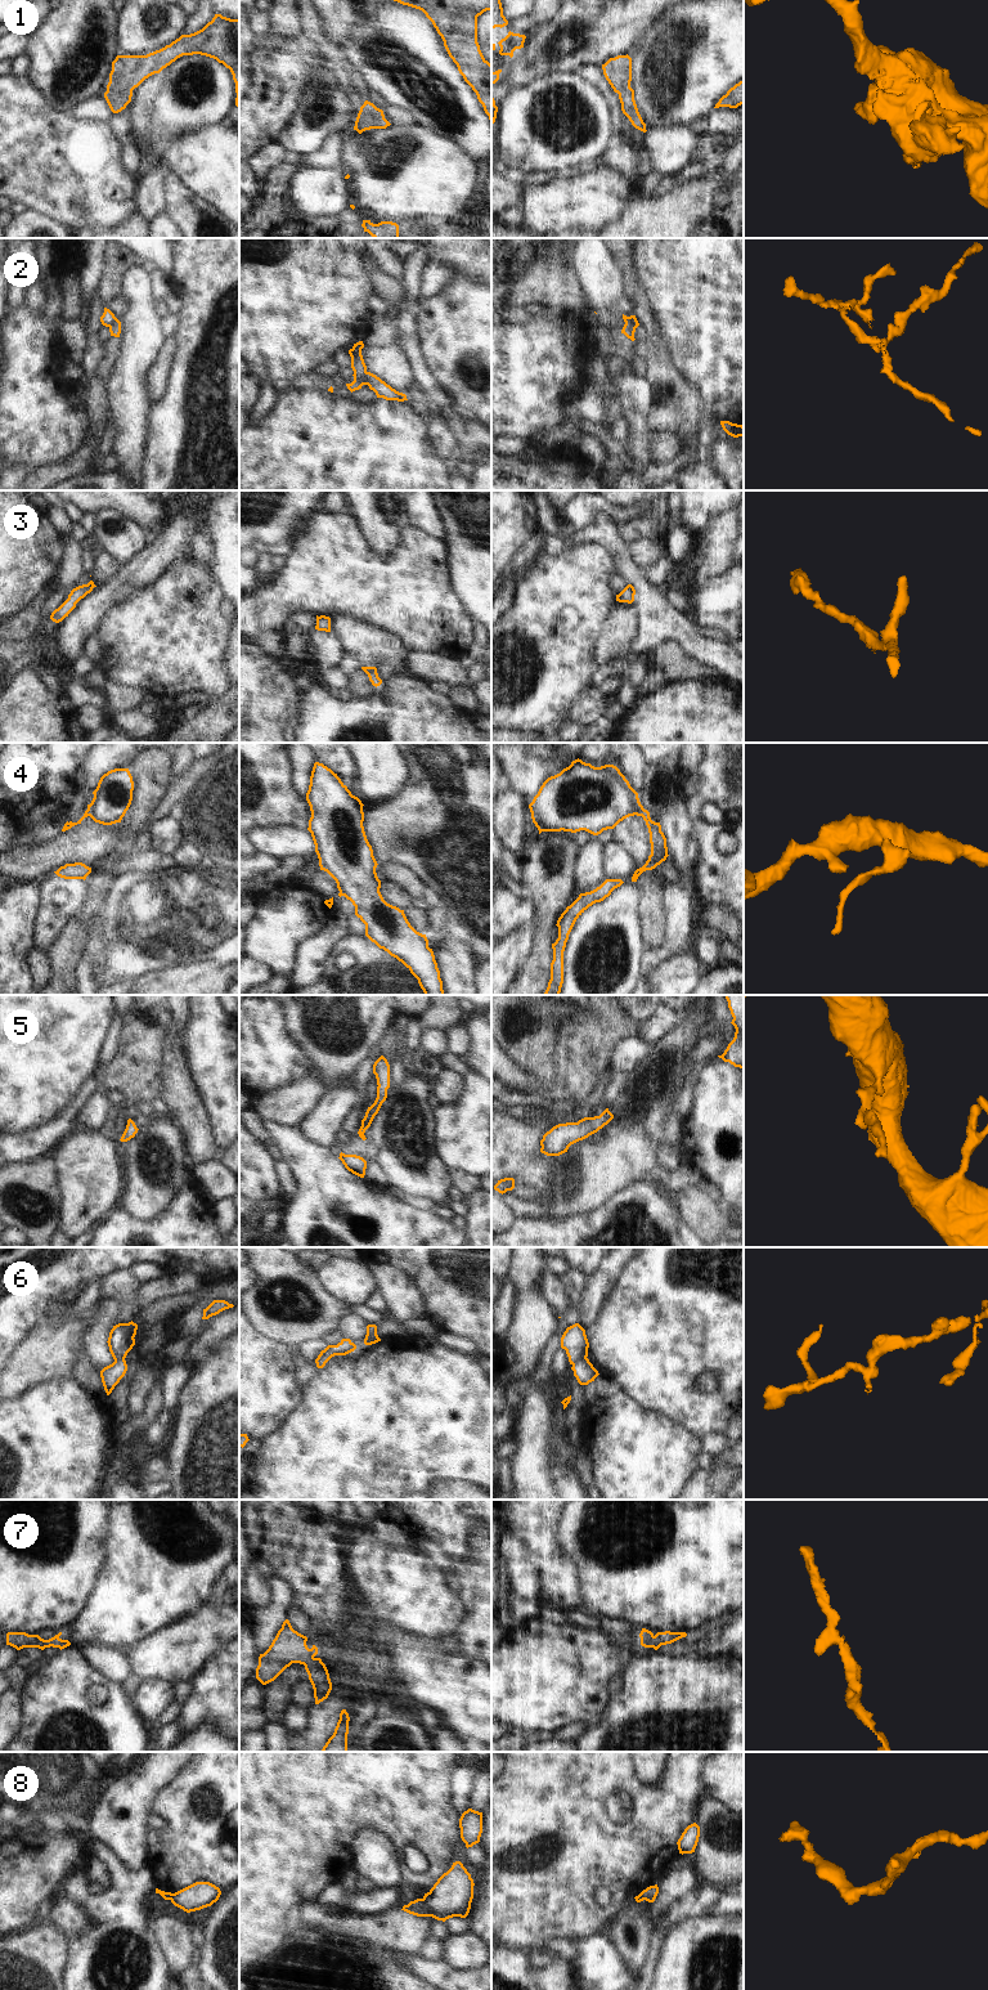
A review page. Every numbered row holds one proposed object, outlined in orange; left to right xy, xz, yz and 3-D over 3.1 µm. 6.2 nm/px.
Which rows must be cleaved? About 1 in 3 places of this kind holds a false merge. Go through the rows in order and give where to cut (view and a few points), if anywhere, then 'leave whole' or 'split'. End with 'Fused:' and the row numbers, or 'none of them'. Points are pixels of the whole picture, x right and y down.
1: no cut | leave whole
2: xz (367, 372), (365, 384) | split
3: no cut | leave whole
4: yz (642, 807), (640, 815) | split
5: no cut | leave whole
6: yz (585, 1356), (582, 1356), (573, 1365) | split
7: no cut | leave whole
8: xz (421, 1899), (431, 1915) | split
Fused: 2, 4, 6, 8

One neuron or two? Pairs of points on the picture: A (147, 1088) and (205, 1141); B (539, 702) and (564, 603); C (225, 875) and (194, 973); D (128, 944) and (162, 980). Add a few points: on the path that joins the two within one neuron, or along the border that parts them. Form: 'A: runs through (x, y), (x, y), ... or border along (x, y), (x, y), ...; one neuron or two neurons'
A: border along (161, 1067), (161, 1092), (158, 1097); two neurons
B: runs through (542, 677), (547, 671), (548, 627); one neuron
C: border along (169, 964), (192, 963), (202, 959), (212, 968); two neurons
D: border along (173, 962), (131, 980); two neurons

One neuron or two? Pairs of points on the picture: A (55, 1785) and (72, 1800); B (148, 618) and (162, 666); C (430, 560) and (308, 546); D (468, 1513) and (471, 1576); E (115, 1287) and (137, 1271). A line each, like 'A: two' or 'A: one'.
A: one
B: one
C: one
D: two
E: two

